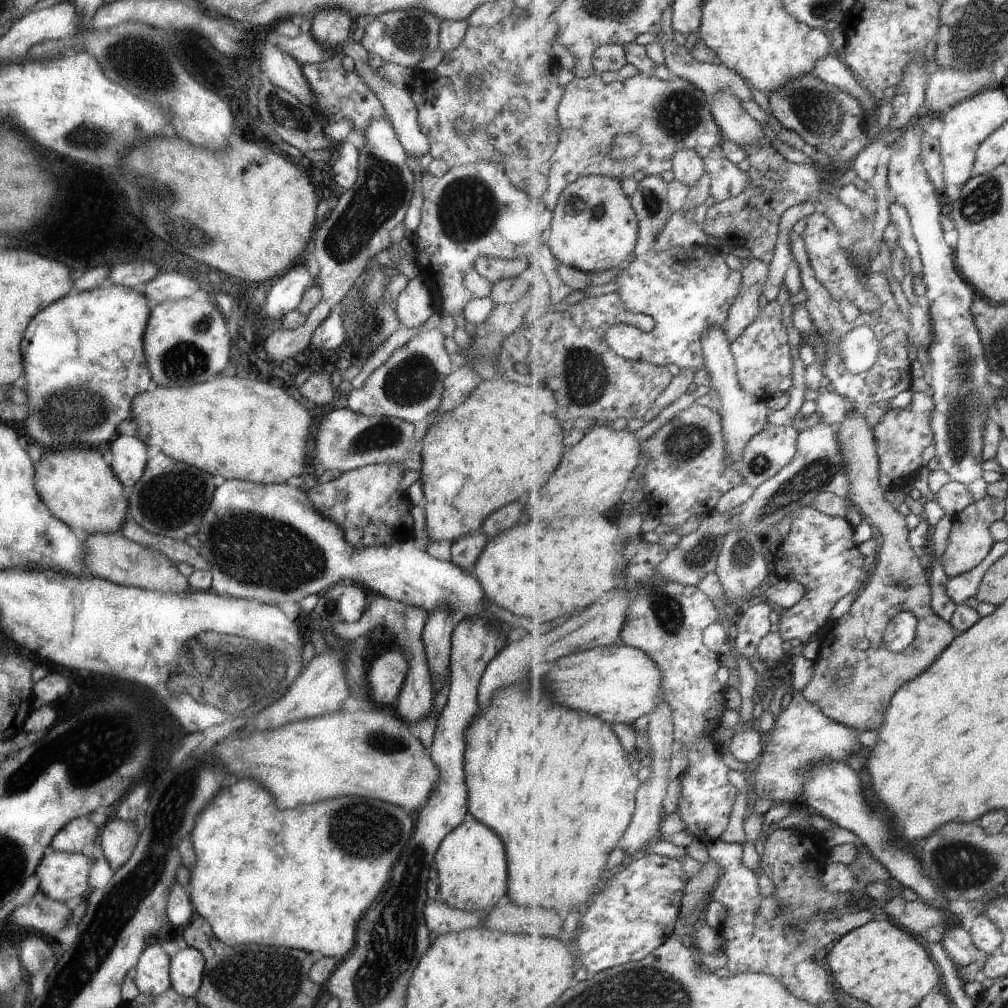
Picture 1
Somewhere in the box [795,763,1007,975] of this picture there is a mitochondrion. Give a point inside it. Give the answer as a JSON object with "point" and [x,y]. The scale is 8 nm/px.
{"point":[961,866]}

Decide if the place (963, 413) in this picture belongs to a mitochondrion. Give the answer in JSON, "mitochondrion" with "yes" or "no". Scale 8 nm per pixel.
{"mitochondrion":"yes"}

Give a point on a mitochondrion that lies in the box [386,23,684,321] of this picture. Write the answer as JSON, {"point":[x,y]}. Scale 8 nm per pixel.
{"point":[467,209]}

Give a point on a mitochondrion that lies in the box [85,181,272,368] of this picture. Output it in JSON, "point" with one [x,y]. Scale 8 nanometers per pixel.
{"point":[200,237]}

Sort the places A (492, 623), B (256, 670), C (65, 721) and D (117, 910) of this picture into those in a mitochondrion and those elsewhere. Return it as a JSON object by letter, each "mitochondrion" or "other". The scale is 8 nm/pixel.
{"A":"other","B":"mitochondrion","C":"other","D":"mitochondrion"}

